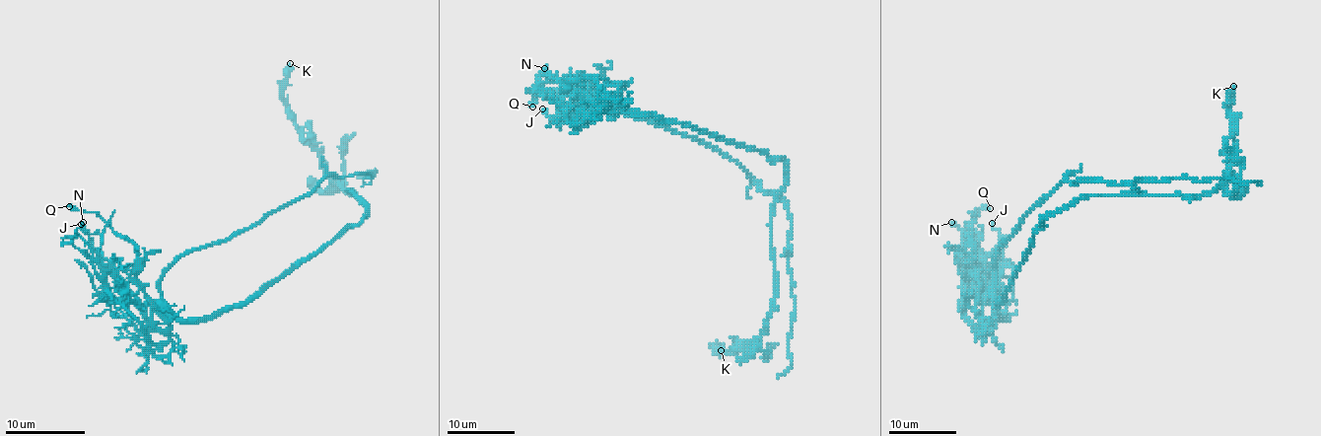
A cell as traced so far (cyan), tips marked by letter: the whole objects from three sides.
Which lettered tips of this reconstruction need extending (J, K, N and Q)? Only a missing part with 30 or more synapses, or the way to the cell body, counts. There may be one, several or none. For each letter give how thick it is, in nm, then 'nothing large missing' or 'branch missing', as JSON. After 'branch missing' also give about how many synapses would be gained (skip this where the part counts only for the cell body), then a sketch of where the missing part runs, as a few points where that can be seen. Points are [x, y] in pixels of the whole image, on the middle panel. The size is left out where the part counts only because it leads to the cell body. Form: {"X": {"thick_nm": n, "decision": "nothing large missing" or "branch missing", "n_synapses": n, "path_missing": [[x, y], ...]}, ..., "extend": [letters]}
{"J": {"thick_nm": 110, "decision": "nothing large missing"}, "K": {"thick_nm": 360, "decision": "nothing large missing"}, "N": {"thick_nm": 110, "decision": "nothing large missing"}, "Q": {"thick_nm": 120, "decision": "nothing large missing"}, "extend": []}

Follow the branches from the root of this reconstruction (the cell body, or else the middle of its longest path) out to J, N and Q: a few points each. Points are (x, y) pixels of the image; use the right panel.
J: (999, 302), (995, 305), (992, 293), (985, 288), (985, 258), (999, 247), (999, 230), (992, 223)
N: (999, 302), (995, 305), (988, 298), (978, 314), (961, 310), (964, 234), (951, 222)
Q: (999, 302), (995, 305), (985, 288), (987, 272), (975, 264), (969, 239), (971, 213), (990, 208)

